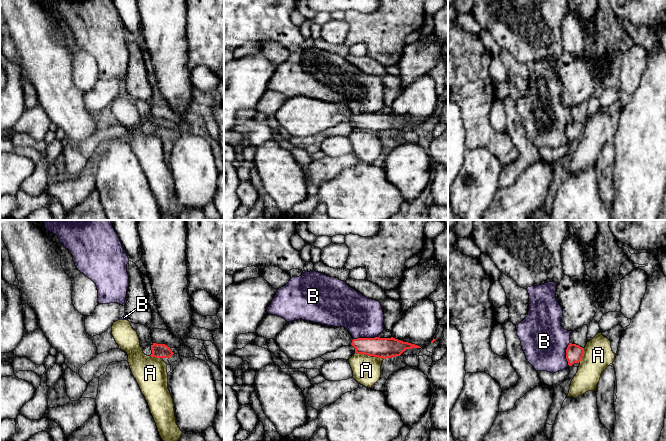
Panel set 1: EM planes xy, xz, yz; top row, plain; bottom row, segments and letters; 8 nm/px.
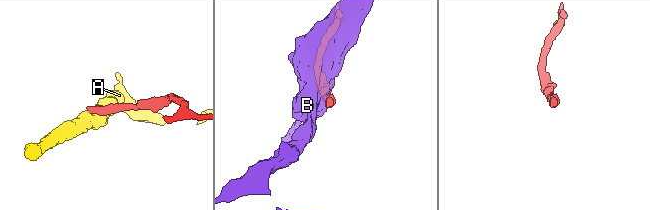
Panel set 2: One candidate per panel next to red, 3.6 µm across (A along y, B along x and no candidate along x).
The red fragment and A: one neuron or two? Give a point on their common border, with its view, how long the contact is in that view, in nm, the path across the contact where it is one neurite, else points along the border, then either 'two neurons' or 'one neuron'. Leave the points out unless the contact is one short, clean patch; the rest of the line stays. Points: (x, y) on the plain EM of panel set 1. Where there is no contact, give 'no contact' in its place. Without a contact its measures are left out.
xz (363, 129) | 130 nm | along xz (355, 128), (370, 132) | two neurons

